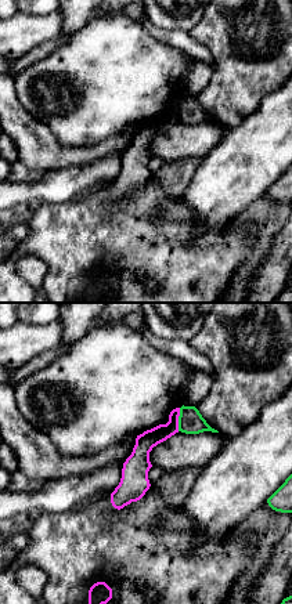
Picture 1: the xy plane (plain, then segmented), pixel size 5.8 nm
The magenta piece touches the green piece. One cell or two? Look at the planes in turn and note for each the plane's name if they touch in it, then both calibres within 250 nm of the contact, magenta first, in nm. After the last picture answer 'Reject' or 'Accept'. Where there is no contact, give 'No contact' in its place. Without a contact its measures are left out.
Touches magenta in xy. Thickness 110 nm (magenta) against 140 nm

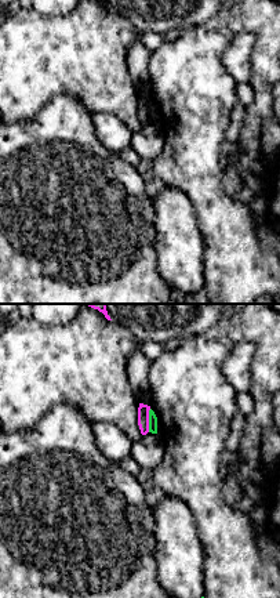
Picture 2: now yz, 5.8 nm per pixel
Touches magenta in yz. Thickness 60 nm (magenta) against 50 nm

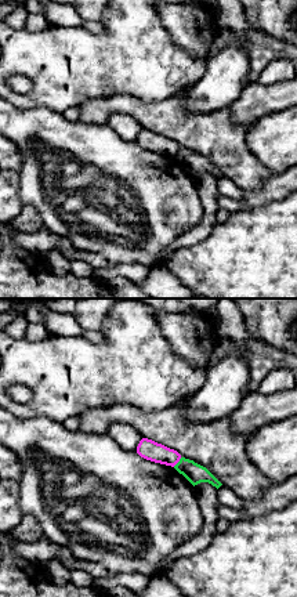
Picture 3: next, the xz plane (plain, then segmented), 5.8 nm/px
Touches magenta in xz. Thickness 120 nm (magenta) against 120 nm

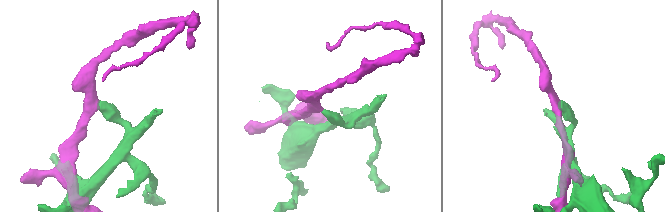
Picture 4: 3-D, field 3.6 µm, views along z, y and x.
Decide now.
Reject

